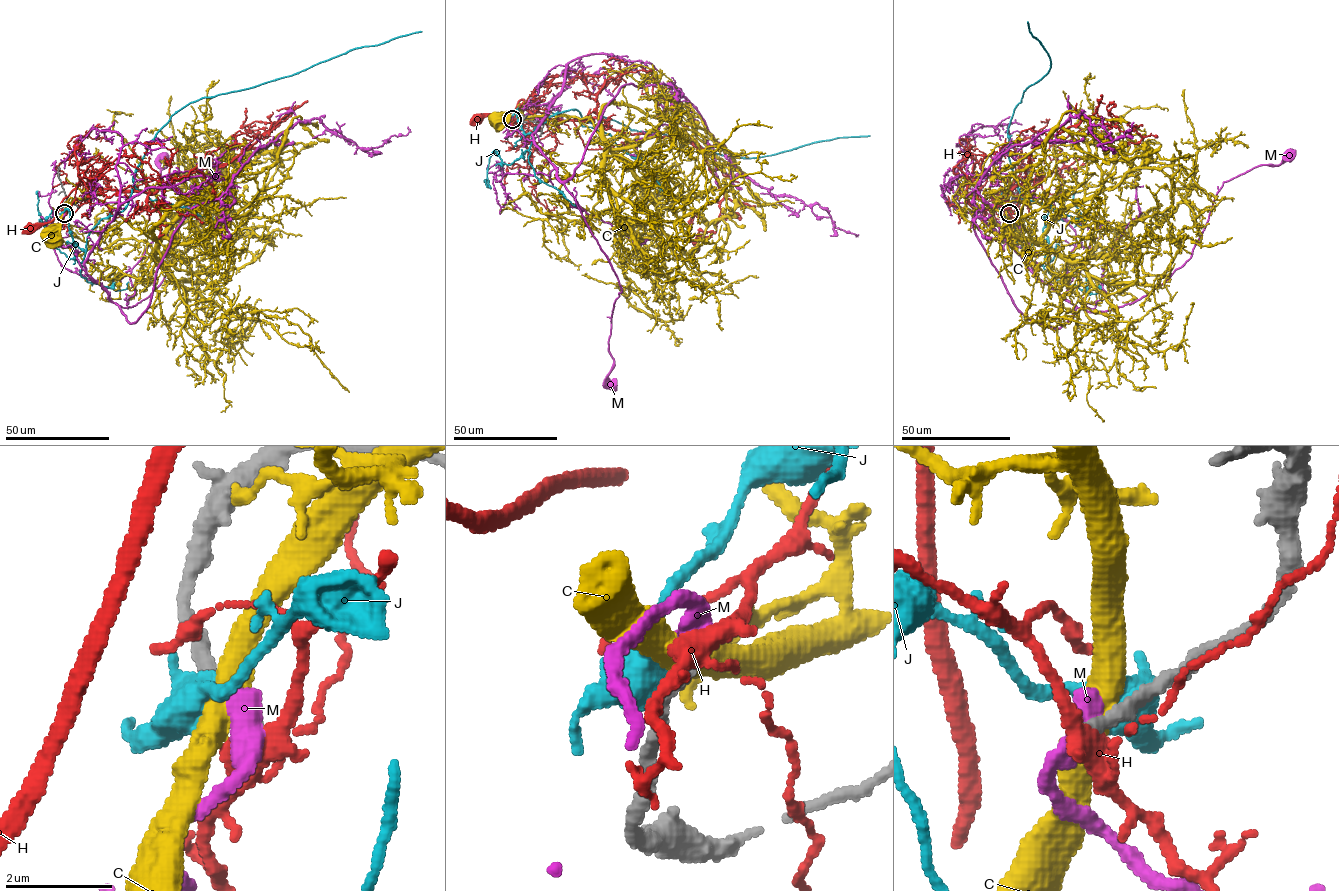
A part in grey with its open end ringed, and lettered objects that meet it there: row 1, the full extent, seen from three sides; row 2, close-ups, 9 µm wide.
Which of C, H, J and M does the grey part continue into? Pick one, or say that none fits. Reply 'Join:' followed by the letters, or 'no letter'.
Join: M

